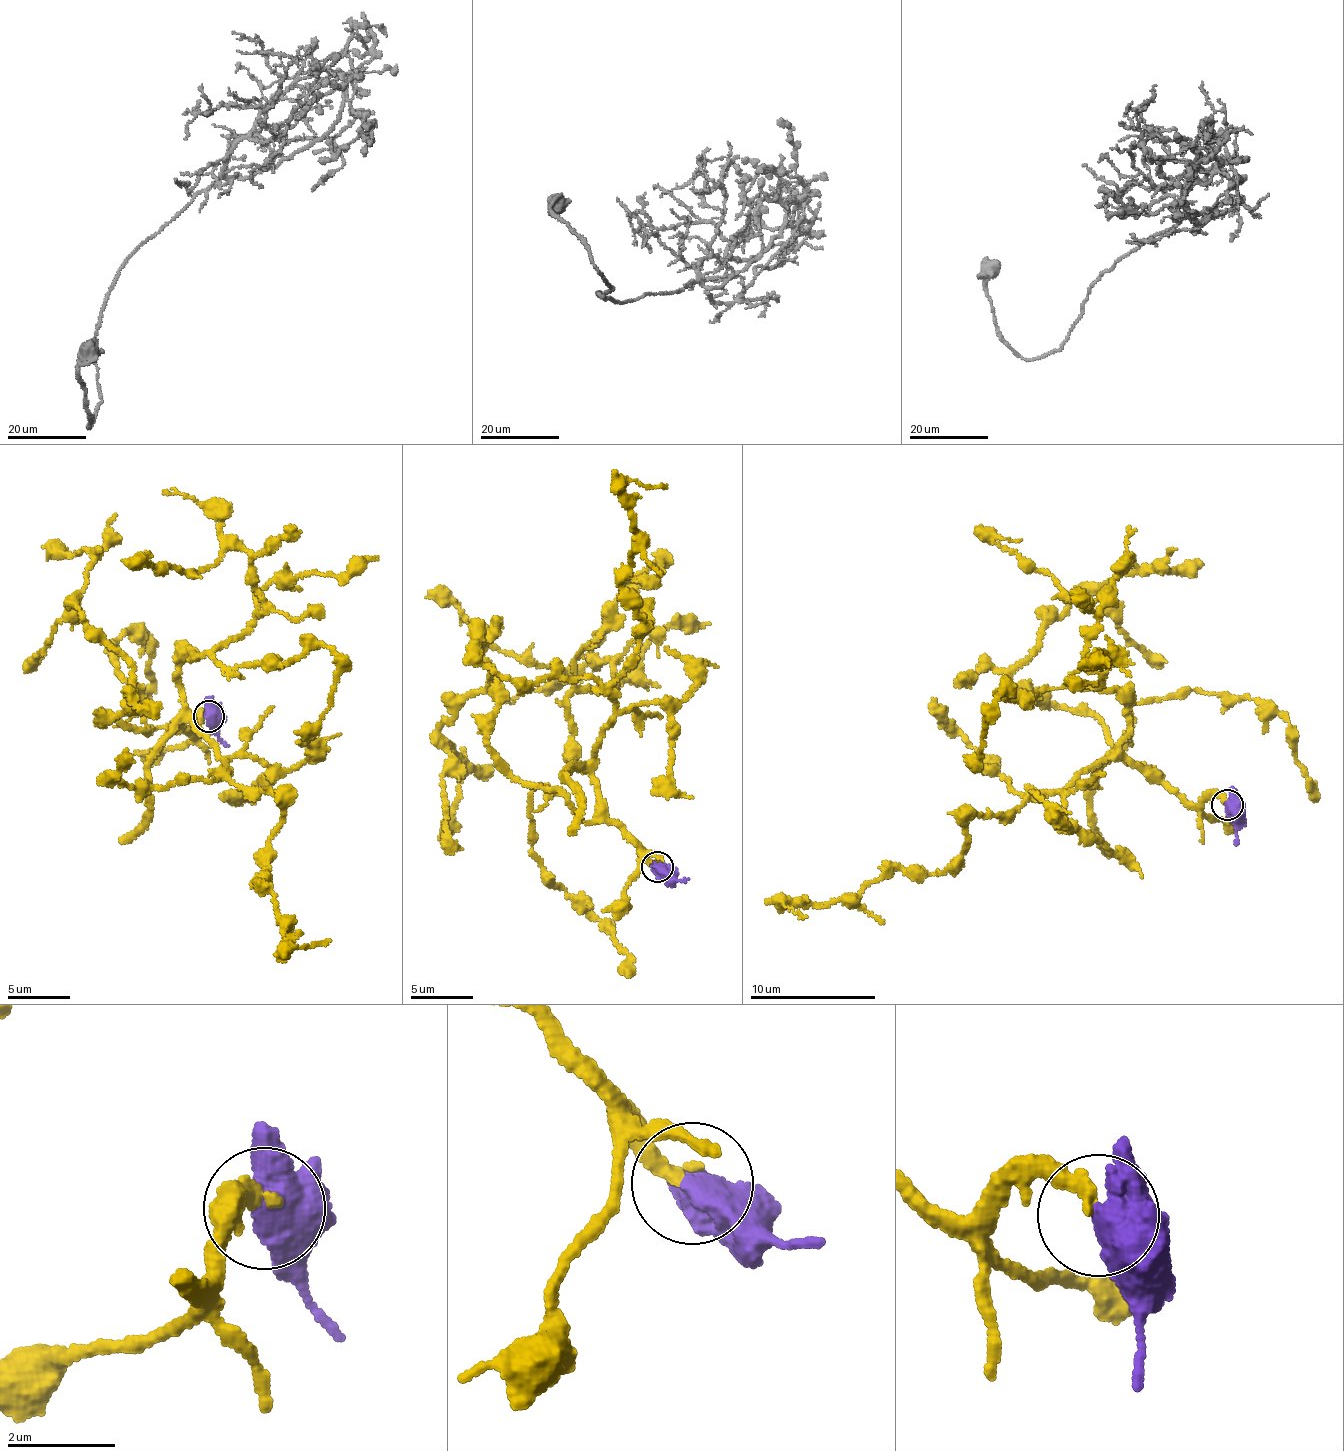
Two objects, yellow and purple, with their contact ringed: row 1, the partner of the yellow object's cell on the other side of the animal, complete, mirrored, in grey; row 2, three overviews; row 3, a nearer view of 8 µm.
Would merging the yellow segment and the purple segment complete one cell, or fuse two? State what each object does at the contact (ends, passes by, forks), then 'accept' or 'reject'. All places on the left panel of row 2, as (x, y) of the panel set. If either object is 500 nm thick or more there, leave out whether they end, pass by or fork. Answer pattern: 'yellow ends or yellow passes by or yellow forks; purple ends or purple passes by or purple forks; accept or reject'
yellow ends; purple passes by; accept

